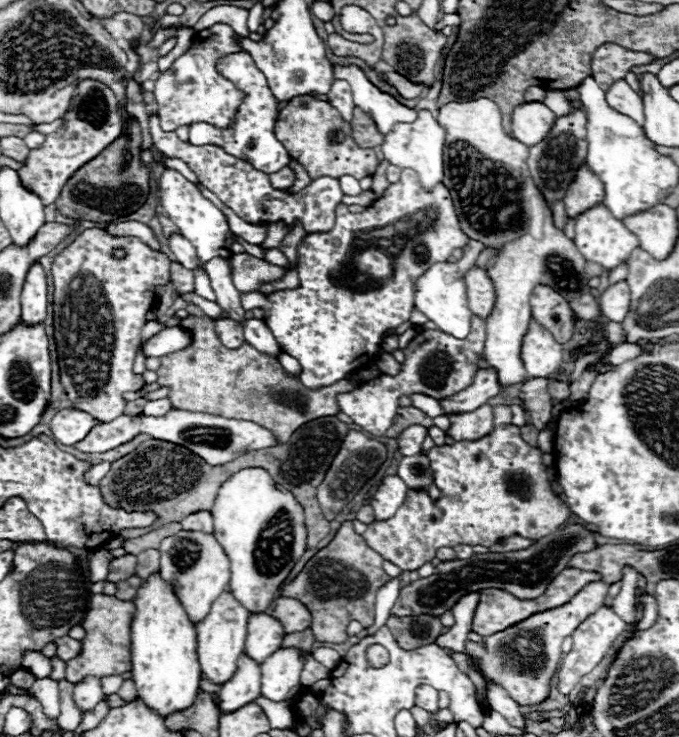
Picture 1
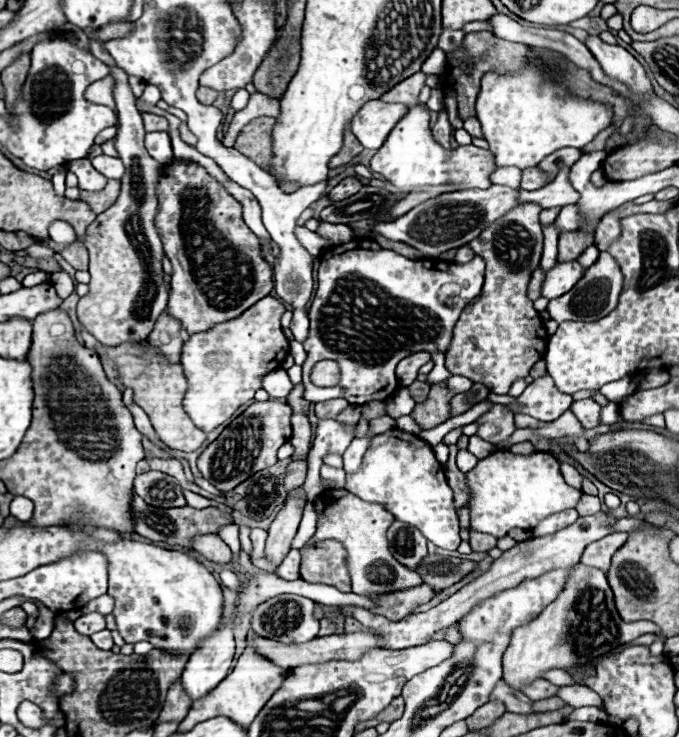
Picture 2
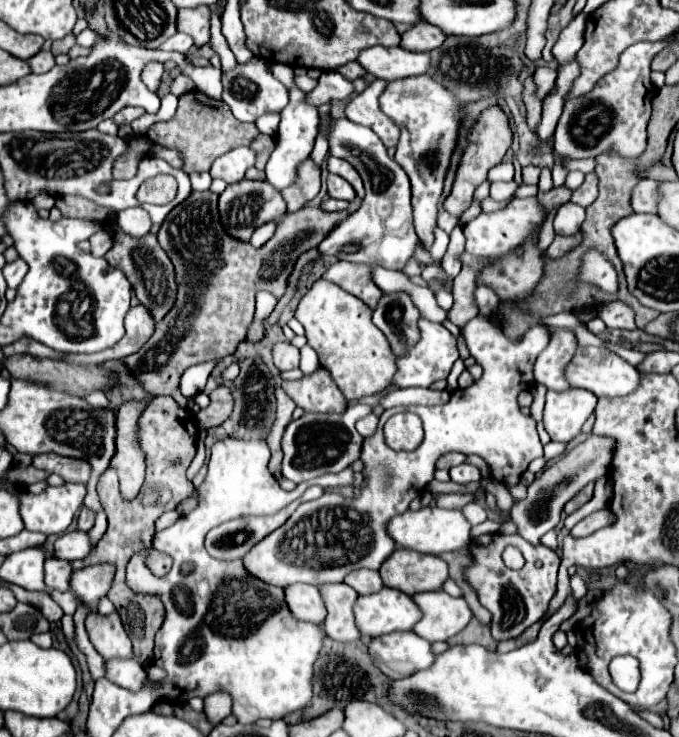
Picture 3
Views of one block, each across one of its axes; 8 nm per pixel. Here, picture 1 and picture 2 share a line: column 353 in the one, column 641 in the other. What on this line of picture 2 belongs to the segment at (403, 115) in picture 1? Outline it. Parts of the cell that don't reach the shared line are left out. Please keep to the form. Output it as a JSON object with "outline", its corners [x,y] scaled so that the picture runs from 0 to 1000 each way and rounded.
{"outline":[[[869,46],[860,54],[860,60],[875,73],[875,79],[884,84],[887,95],[895,103],[925,111],[928,122],[934,122],[937,128],[954,128],[960,122],[957,106],[951,103],[946,87],[928,71],[922,71],[916,62],[892,60],[878,46]]]}

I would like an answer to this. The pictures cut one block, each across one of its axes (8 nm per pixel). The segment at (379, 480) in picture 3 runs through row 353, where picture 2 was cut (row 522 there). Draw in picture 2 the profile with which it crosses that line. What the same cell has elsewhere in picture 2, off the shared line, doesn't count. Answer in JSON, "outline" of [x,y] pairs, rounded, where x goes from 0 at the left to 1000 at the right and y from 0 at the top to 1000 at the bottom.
{"outline":[[[730,611],[728,616],[704,624],[704,630],[686,640],[686,659],[692,665],[692,678],[686,681],[686,689],[692,692],[692,716],[698,722],[725,725],[730,730],[739,730],[754,716],[789,716],[792,708],[807,703],[810,697],[819,697],[825,692],[848,689],[848,684],[857,676],[857,665],[842,662],[831,654],[825,643],[822,624],[807,613],[786,613],[786,616],[754,616],[748,611]]]}

